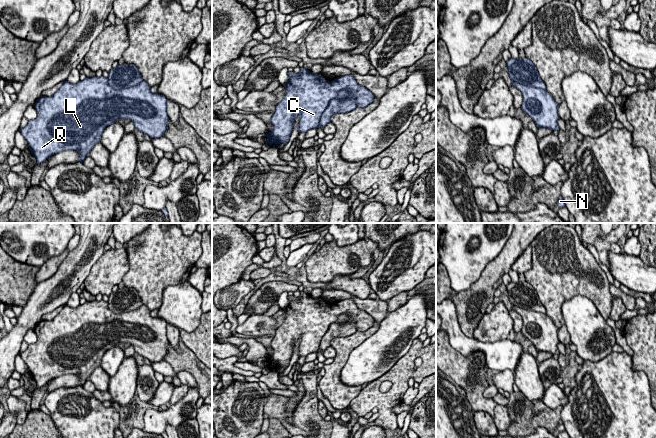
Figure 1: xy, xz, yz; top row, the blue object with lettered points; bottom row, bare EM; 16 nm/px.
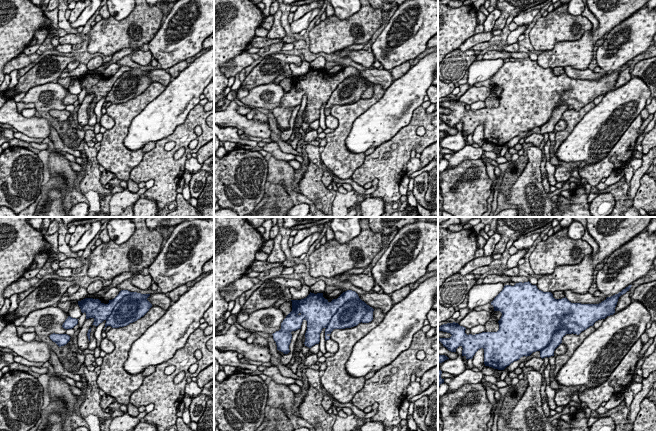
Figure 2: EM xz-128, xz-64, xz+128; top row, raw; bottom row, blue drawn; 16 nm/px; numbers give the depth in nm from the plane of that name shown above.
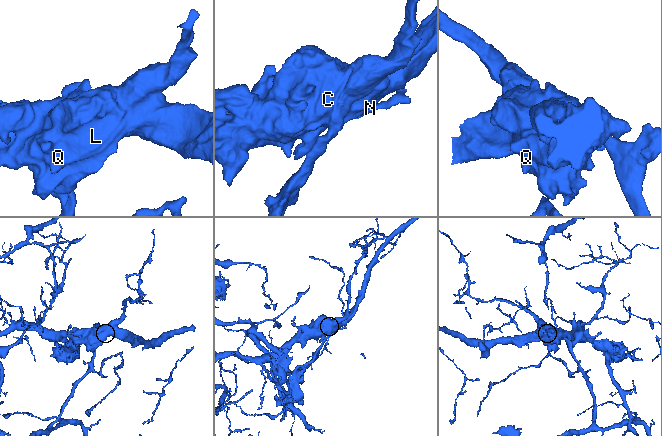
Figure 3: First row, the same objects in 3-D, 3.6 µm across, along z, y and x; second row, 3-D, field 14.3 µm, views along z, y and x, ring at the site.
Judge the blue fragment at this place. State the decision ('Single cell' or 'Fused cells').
Fused cells

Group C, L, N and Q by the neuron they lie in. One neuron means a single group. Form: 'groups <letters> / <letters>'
groups C L Q / N

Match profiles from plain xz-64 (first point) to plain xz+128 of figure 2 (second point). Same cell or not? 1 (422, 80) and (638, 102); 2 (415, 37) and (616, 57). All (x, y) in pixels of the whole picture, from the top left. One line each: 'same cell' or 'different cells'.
1: same cell
2: same cell

